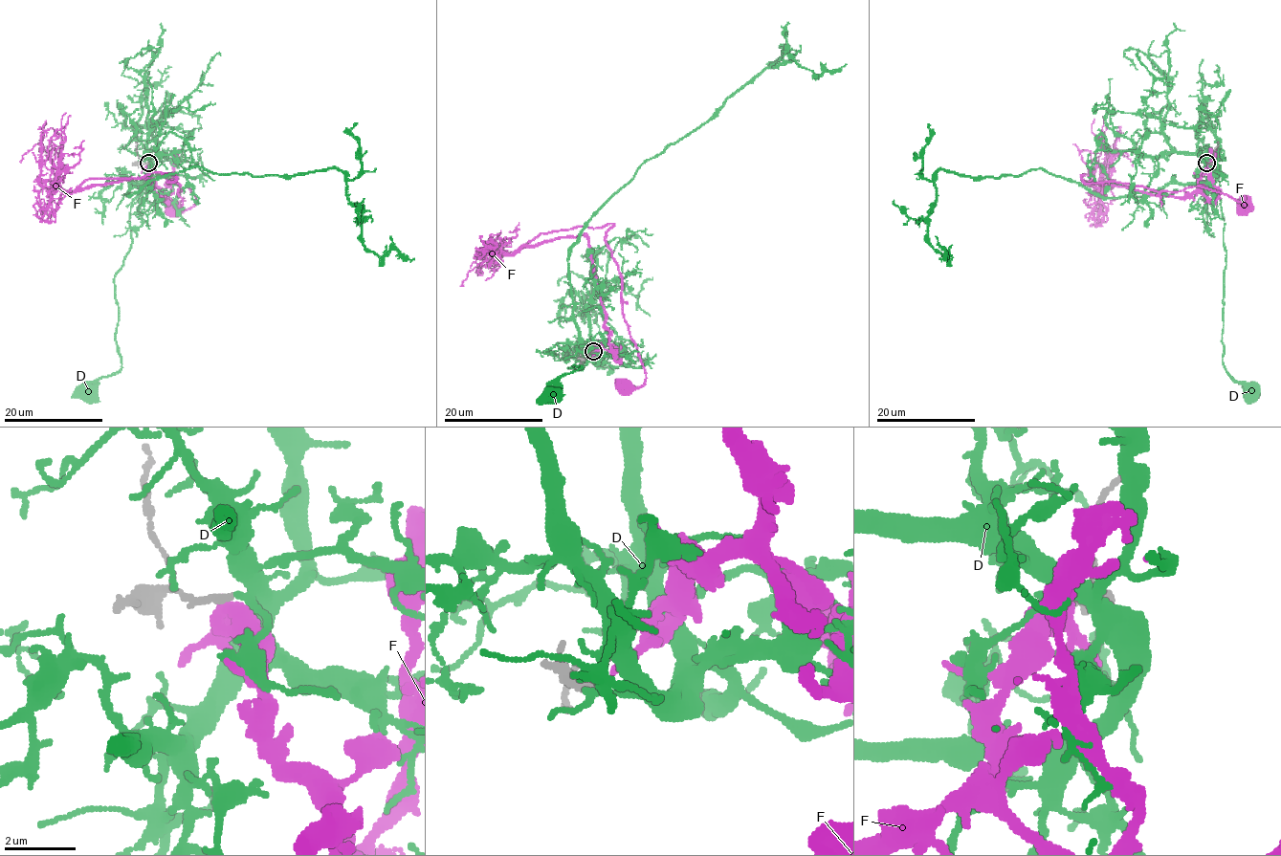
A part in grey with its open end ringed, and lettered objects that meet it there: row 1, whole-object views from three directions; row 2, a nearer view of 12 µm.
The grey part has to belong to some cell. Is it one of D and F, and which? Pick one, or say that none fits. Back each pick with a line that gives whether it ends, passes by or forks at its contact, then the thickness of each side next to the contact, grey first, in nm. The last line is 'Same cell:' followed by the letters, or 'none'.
D: It passes by. Thickness 190 nm (grey) against 240 nm
Same cell: D

